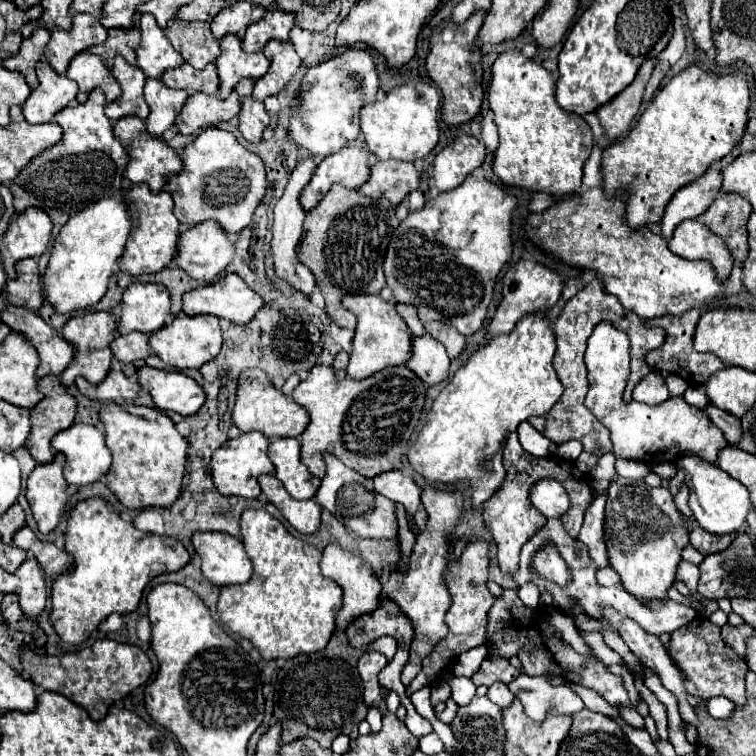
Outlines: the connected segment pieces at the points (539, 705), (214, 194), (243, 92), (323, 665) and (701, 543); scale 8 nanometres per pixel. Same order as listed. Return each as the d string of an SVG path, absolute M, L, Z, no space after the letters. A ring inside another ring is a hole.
M524 674L512 680L508 688L516 698L520 698L526 714L532 720L544 720L546 710L550 708L556 708L560 714L576 714L584 708L582 698L570 686L552 686L550 682L546 682L544 676L532 678Z
M210 126L184 148L182 162L184 170L168 180L166 190L172 192L174 214L184 226L216 220L234 234L252 222L252 214L266 194L266 166L260 156L248 152L232 132Z
M244 78L236 84L234 88L240 94L240 102L242 102L242 110L238 114L240 118L240 132L248 142L260 142L262 140L262 132L268 128L270 124L270 114L264 108L264 102L258 102L252 98L252 90L254 90L254 80Z
M336 630L322 654L300 654L286 660L278 672L274 696L274 716L282 722L284 744L298 738L316 738L320 746L330 748L336 736L350 734L366 718L362 688L358 688L358 656L360 650L352 650L344 632Z
M694 526L692 528L692 534L690 534L690 544L702 554L702 556L708 556L708 554L714 554L714 552L720 552L720 550L726 550L730 546L730 542L734 540L736 534L728 534L728 536L716 536L716 534L710 534L706 530L702 530L700 526Z

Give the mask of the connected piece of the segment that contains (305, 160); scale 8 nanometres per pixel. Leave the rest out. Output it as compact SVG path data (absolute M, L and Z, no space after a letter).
M312 154L302 156L298 166L296 166L296 170L292 172L292 176L290 176L290 180L286 184L284 196L274 206L274 226L272 226L272 254L274 254L276 274L278 274L278 278L286 280L288 284L292 284L296 290L304 292L306 296L310 296L312 290L314 290L314 274L308 270L308 266L304 266L298 260L296 248L298 248L298 244L302 240L302 222L304 222L304 216L306 216L306 210L300 204L300 194L302 194L304 186L310 182L314 170L316 170L314 156Z

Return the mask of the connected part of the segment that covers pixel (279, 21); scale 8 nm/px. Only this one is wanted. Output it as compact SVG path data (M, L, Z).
M272 8L266 10L264 18L252 22L246 28L246 34L242 38L242 46L246 52L260 52L268 40L288 40L288 34L294 26L294 14Z

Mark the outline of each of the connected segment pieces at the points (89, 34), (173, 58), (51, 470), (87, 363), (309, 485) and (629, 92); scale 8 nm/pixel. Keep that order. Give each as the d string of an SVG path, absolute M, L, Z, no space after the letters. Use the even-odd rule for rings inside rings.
M76 14L72 18L70 30L52 30L52 38L44 50L44 56L56 72L66 74L66 68L76 54L88 50L90 46L104 44L106 38L108 30L96 18L90 14Z
M142 14L140 30L142 30L142 42L136 54L138 54L138 66L146 72L146 76L160 78L160 74L164 74L166 70L184 64L184 58L172 48L168 36L156 24L152 14Z
M56 454L52 462L38 464L28 478L26 498L42 534L52 532L68 504L68 482L64 482L62 468L66 464L64 454Z
M110 312L80 314L80 316L72 316L66 322L66 326L62 328L62 336L76 346L76 354L74 354L72 364L60 376L64 386L72 386L78 376L84 376L92 384L98 384L106 378L106 374L110 372L110 364L114 360L114 354L110 350L110 342L116 338L116 332L118 332L118 318Z
M278 438L270 442L268 456L276 466L276 478L284 484L288 494L296 500L314 498L320 478L312 476L300 460L300 442L296 438Z
M656 60L644 62L636 74L636 80L632 84L628 84L620 94L616 94L610 102L606 102L604 106L600 106L596 110L596 116L604 128L604 134L610 140L618 140L620 136L624 136L630 126L632 120L636 118L640 104L642 104L642 94L644 94L644 86L652 74Z

